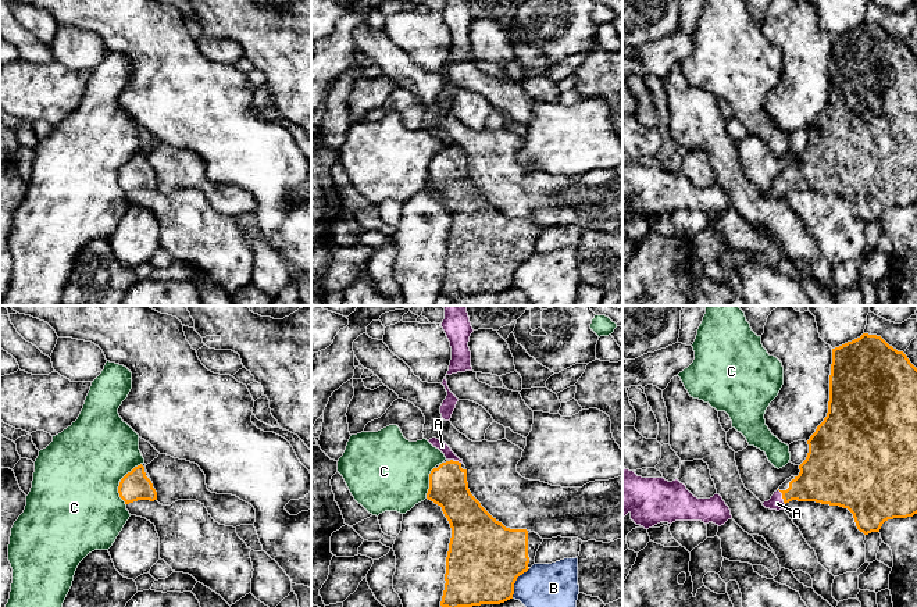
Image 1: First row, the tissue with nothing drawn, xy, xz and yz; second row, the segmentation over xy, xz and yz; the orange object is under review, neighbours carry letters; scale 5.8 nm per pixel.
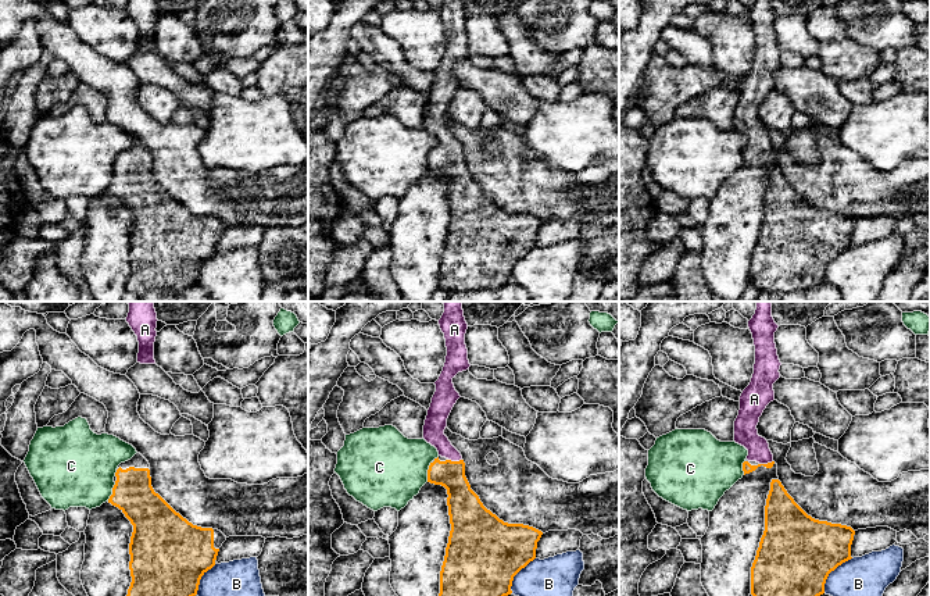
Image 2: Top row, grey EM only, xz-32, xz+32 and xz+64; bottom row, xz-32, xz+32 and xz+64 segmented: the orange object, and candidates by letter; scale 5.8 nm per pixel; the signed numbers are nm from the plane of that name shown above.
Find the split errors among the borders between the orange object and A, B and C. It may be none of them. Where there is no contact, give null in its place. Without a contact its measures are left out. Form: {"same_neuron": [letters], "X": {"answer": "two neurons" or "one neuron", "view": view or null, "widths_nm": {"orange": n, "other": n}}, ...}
{"same_neuron": ["A"], "A": {"answer": "one neuron", "view": "yz", "widths_nm": {"orange": 260, "other": 80}}, "B": {"answer": "two neurons", "view": "xz", "widths_nm": {"orange": 440, "other": 260}}, "C": {"answer": "two neurons", "view": "xz", "widths_nm": {"orange": 220, "other": 440}}}

